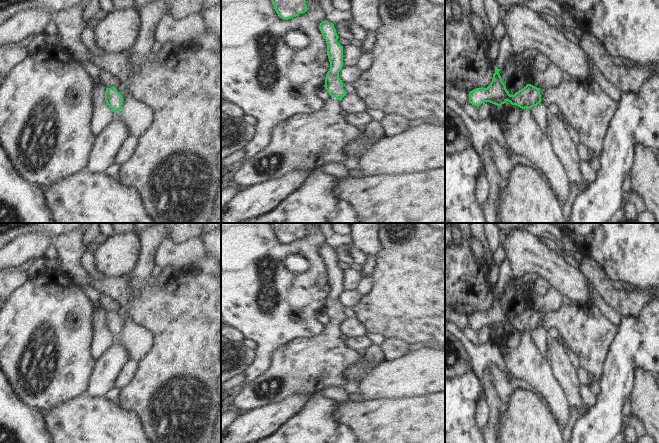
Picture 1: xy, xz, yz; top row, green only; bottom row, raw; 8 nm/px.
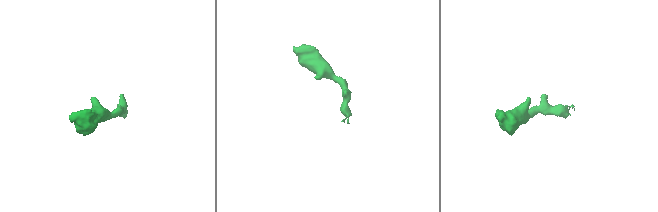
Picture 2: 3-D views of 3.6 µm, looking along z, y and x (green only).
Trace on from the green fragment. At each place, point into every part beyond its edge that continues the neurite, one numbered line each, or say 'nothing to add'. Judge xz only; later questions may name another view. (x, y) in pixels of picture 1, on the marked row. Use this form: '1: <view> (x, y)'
1: xz (307, 142)

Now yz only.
1: yz (506, 52)
2: yz (588, 110)

